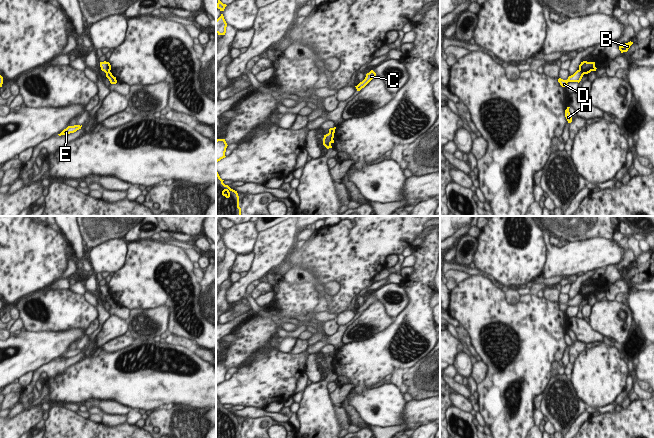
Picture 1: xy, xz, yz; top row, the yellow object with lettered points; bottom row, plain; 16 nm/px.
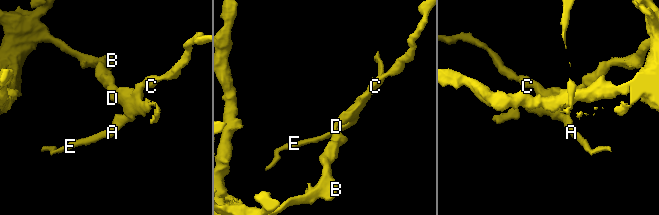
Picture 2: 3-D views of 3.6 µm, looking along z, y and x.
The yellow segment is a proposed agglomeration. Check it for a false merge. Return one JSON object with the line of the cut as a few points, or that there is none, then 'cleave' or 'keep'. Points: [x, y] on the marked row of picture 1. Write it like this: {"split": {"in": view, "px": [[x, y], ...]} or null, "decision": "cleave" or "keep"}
{"split": {"in": "yz", "px": [[579, 69], [583, 74]]}, "decision": "cleave"}

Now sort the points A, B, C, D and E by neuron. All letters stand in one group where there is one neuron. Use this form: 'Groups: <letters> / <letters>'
Groups: A C D E / B.

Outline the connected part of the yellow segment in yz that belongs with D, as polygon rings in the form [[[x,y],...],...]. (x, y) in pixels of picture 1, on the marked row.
[[[577,70],[573,75],[569,76],[567,80],[563,80],[561,78],[558,79],[558,82],[562,87],[567,87],[568,82],[580,82],[583,77],[583,73],[580,70]]]

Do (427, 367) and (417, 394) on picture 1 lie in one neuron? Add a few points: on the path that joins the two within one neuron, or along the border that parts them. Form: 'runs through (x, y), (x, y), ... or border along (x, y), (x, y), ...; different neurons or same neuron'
runs through (424, 374), (417, 381), (417, 387); same neuron

